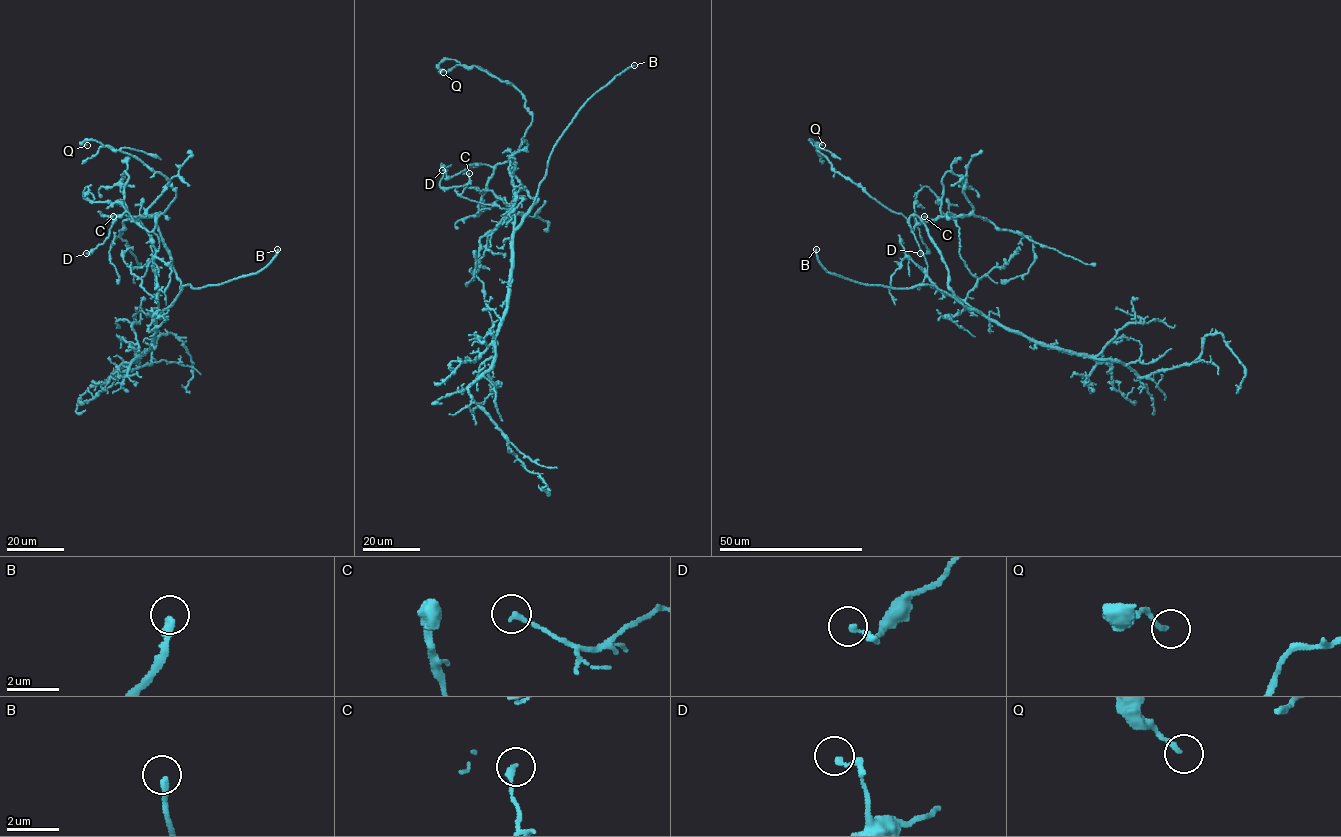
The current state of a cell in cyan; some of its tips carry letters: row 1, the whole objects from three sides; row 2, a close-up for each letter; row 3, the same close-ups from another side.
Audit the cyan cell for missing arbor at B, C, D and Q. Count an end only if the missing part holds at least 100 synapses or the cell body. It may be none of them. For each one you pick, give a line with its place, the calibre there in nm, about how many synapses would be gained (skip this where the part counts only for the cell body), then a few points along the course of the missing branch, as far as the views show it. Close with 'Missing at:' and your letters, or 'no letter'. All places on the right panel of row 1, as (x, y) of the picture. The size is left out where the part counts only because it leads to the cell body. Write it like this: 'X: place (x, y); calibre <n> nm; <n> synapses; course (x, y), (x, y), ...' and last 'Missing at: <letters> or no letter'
B: place (816, 249); calibre 240 nm; course (816, 249), (808, 230), (788, 222)
Missing at: B

